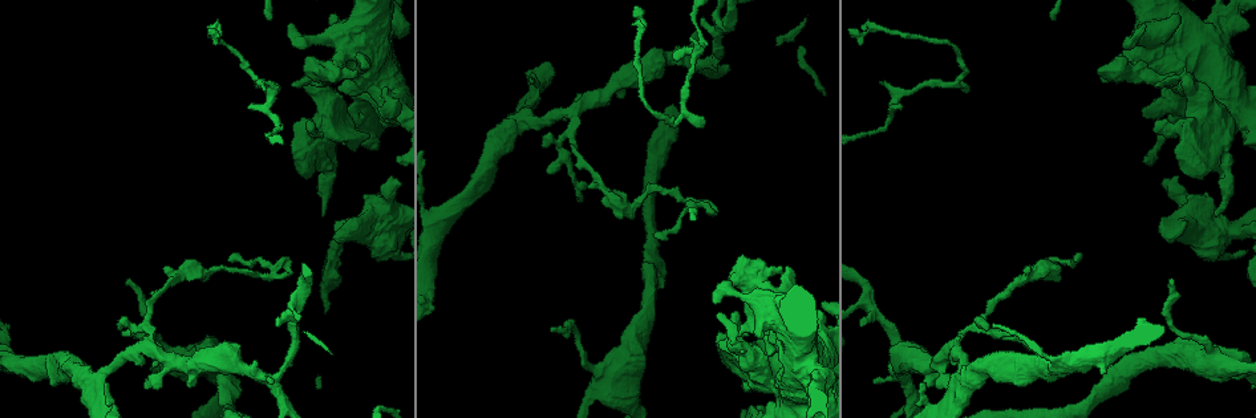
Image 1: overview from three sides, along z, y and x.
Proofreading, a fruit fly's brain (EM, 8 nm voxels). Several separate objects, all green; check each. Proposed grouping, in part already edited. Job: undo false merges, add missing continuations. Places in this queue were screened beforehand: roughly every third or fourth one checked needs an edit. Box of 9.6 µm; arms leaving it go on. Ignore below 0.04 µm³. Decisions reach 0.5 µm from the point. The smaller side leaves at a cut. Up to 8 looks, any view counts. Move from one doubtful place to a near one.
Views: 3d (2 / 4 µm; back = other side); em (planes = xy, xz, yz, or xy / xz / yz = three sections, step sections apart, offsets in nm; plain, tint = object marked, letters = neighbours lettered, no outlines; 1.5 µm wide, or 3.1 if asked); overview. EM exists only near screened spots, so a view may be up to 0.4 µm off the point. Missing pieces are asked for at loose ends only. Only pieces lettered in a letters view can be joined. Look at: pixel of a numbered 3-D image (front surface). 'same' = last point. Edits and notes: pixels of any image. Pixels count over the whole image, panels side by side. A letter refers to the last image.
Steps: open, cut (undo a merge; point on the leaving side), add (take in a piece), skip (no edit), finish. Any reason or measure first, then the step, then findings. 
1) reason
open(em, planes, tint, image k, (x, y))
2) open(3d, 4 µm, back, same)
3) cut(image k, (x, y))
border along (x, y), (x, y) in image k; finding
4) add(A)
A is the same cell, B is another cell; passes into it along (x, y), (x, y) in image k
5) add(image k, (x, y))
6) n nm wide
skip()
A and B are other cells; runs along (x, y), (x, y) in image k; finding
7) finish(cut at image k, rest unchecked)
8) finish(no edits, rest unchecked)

sudden change in width
open(3d, 2 µm, back, image 1, (743, 328))

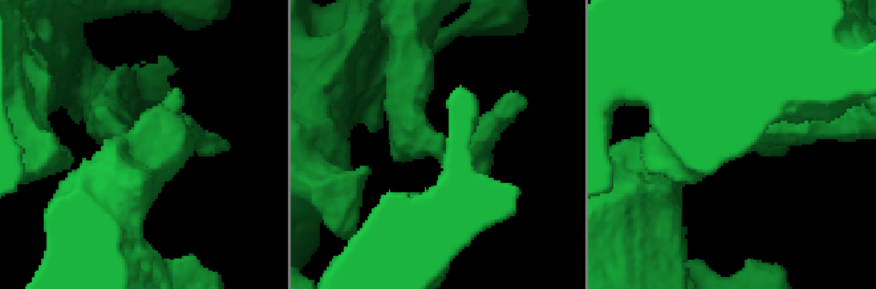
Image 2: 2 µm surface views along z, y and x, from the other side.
now the EM
open(em, planes, letters, image 2, (432, 148))

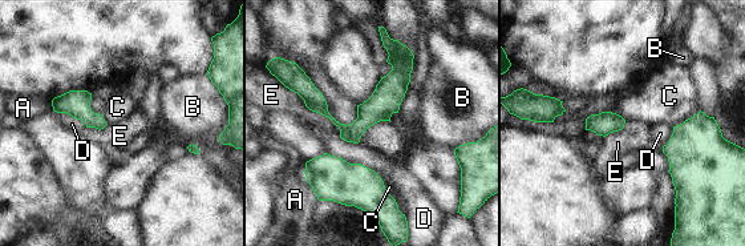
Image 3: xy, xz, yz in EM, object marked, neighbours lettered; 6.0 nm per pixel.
E touches over 460 nm
skip()
A, B, C, D and E are other cells; all the same neuron

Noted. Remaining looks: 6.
sharp bend
open(3d, 2 µm, image 1, (640, 201))

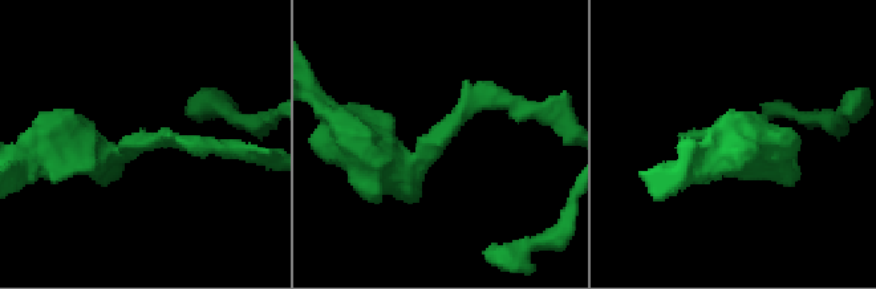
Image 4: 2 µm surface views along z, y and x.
open(em, planes, tint, image 4, (141, 140))

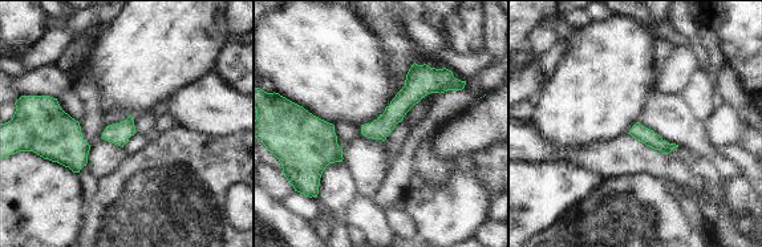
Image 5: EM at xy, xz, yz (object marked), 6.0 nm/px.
what lies round it
open(em, planes, letters, same)

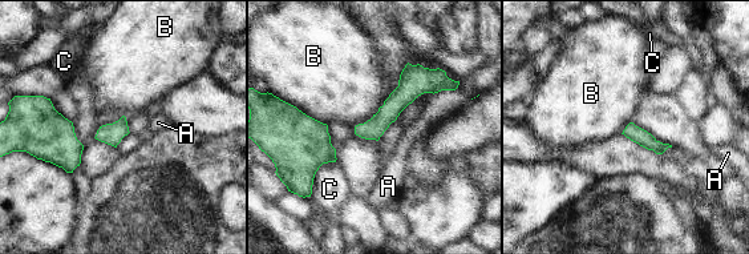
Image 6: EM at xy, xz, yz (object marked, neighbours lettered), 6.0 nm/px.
skip()
A, B and C are other cells; runs along (442, 87), (415, 85), (357, 130) in image 6; one neuron here

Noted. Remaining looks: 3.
thin end
open(em, planes, letters, image 1, (1172, 281))

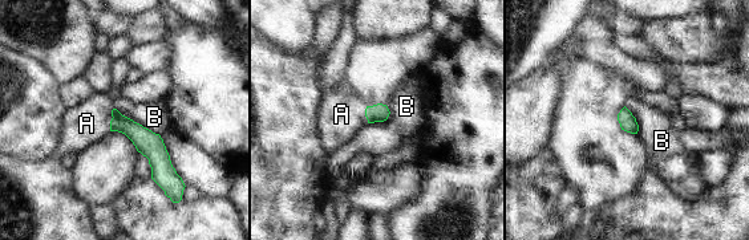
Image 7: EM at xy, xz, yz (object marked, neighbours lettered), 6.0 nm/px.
100 nm wide
add(A)
A is the same cell, B is another cell; passes into it along (146, 142), (112, 120), (86, 123) in image 7; the neuron continues

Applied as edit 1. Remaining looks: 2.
finish(add at image 7, rest unchecked)

